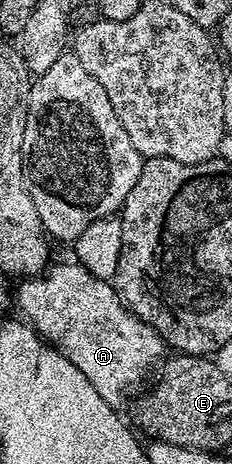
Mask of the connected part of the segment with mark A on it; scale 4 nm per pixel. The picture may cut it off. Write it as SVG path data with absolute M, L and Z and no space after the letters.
M53 263L43 275L23 279L16 290L16 304L20 307L19 315L34 329L37 336L51 344L82 374L86 374L86 382L102 394L102 398L110 407L123 409L123 404L131 398L132 392L141 391L140 383L148 376L148 371L161 363L166 352L164 339L146 322L142 322L118 298L115 288L106 280L94 278L81 264Z

